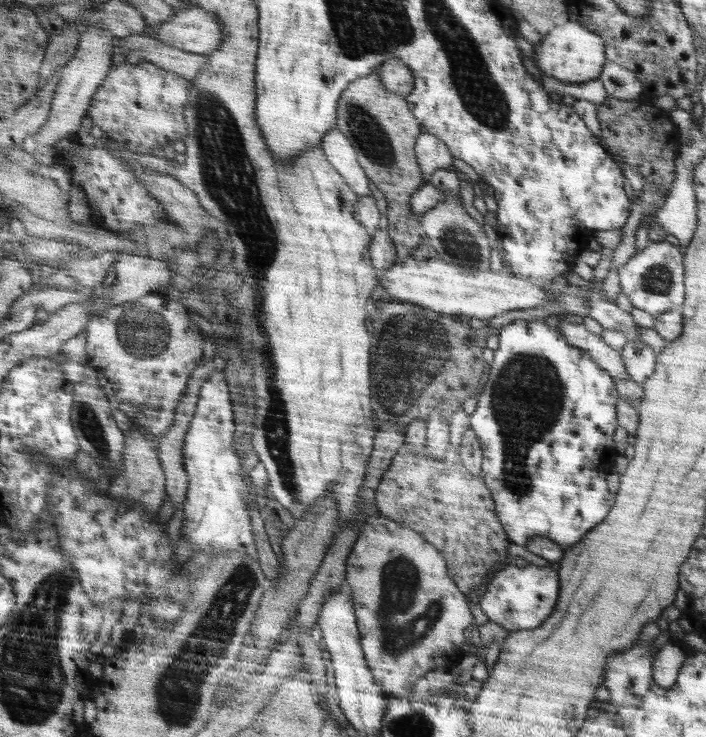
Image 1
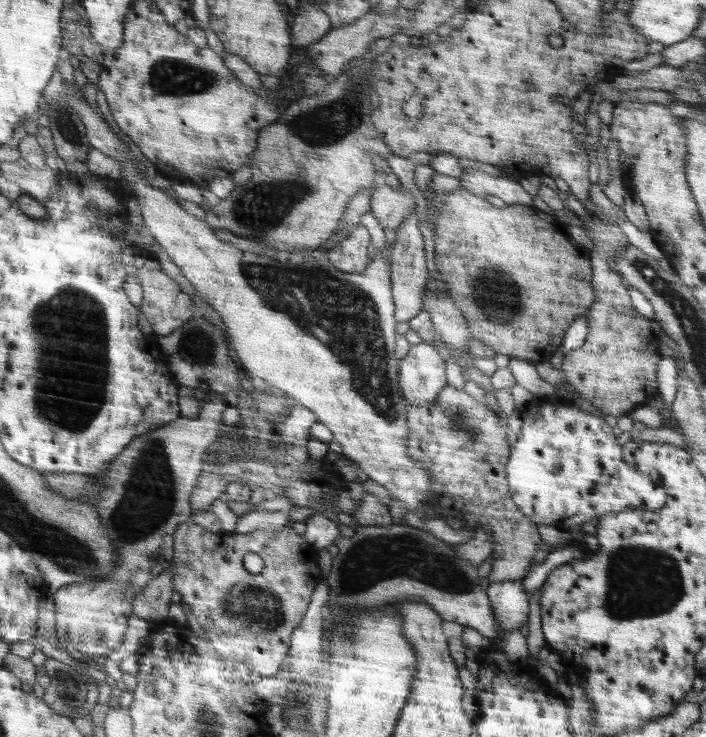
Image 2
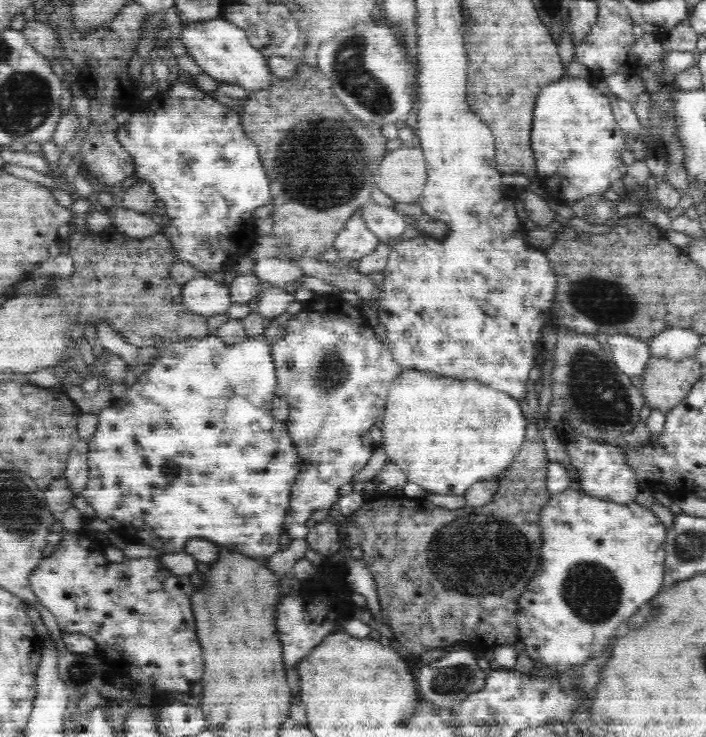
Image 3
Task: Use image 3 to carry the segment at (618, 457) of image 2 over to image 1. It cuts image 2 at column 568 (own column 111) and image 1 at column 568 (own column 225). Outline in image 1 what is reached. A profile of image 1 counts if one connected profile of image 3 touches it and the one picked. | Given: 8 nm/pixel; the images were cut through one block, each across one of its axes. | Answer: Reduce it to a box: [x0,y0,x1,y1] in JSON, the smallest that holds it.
[469,319,619,547]

